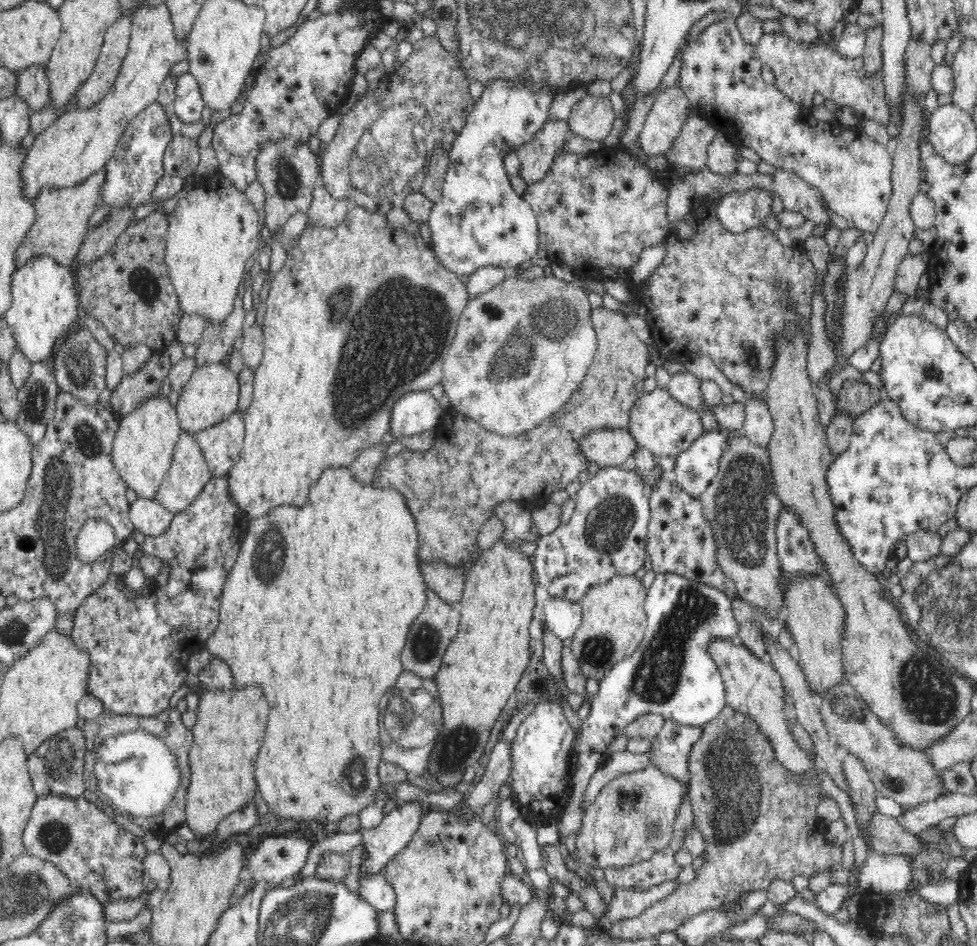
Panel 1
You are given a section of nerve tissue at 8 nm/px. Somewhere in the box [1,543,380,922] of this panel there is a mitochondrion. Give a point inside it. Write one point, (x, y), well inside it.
(60, 758)

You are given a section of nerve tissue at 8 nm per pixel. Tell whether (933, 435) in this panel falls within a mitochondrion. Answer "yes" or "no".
no

